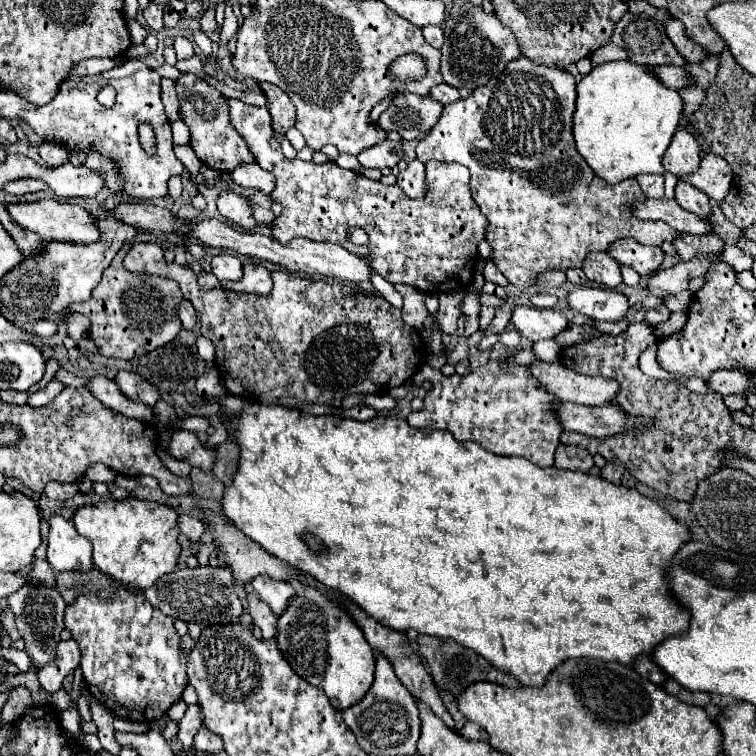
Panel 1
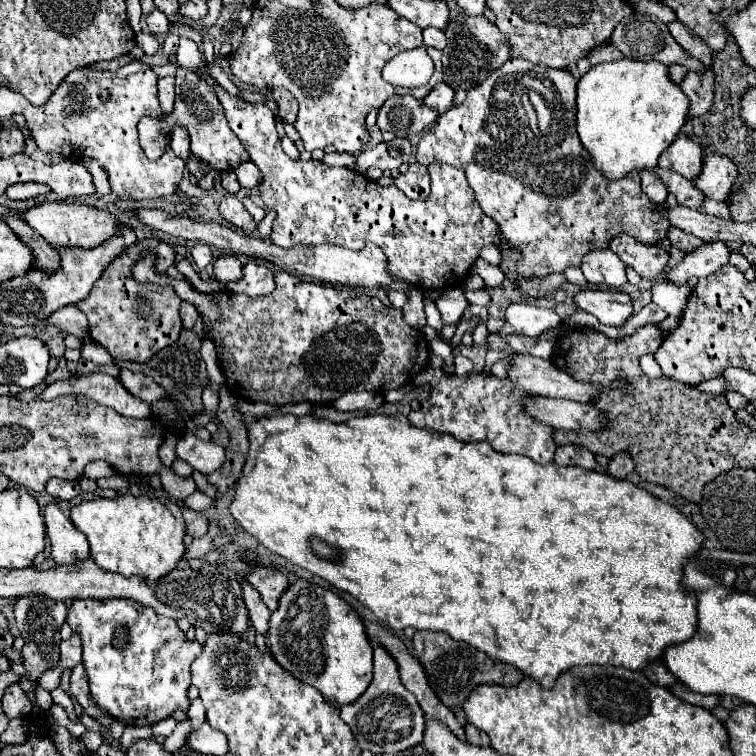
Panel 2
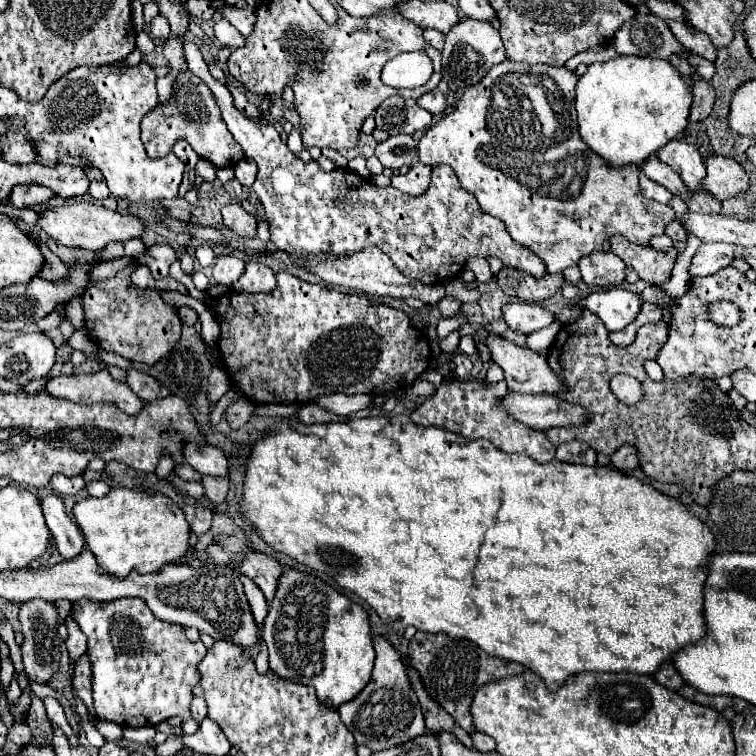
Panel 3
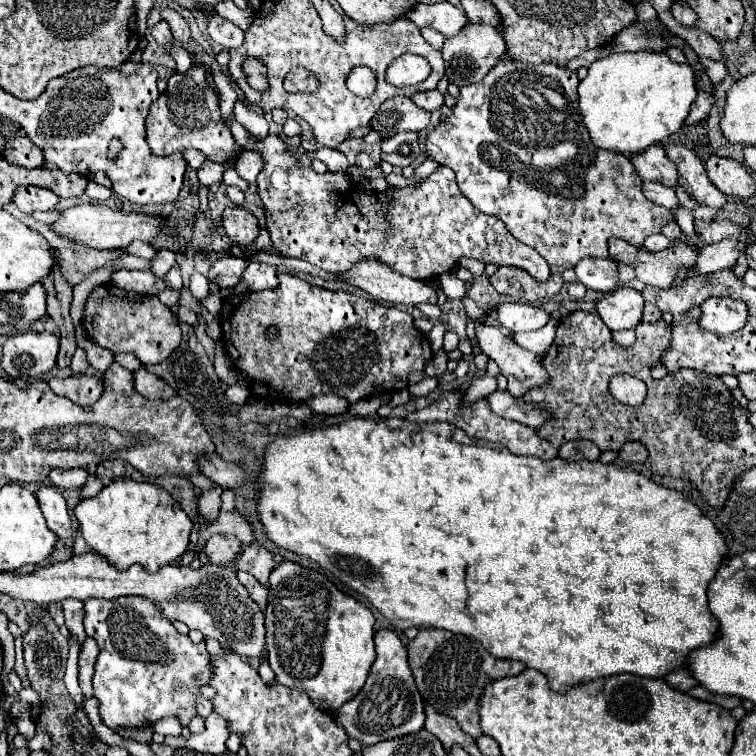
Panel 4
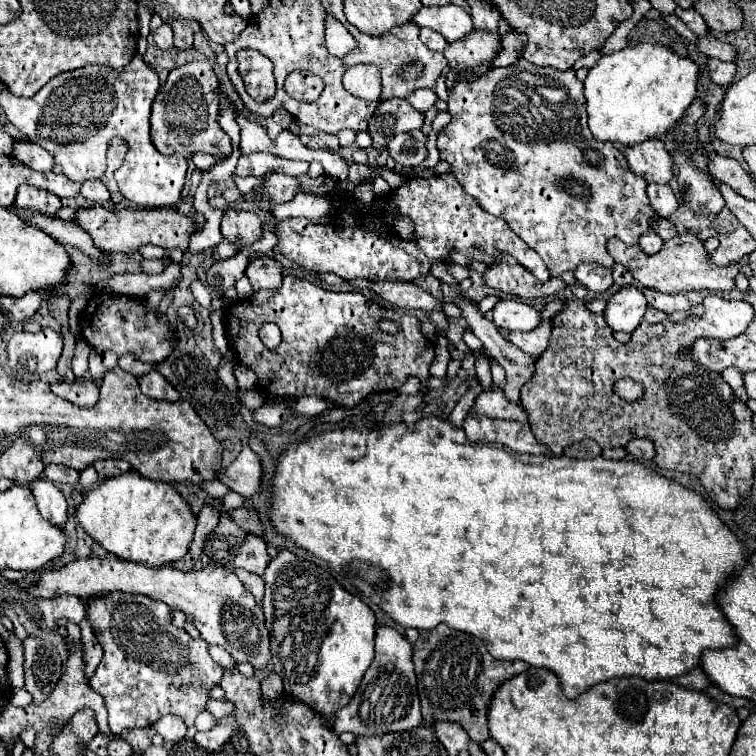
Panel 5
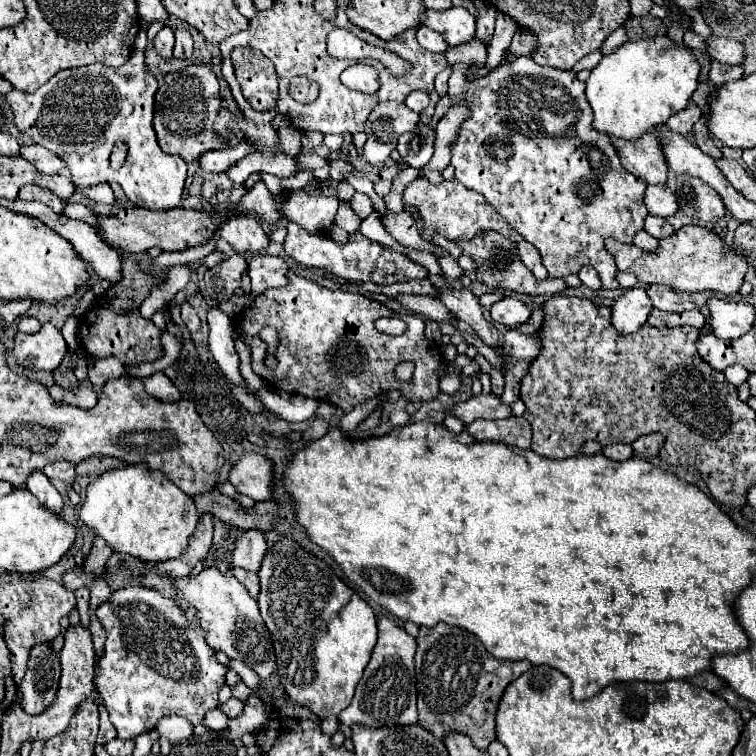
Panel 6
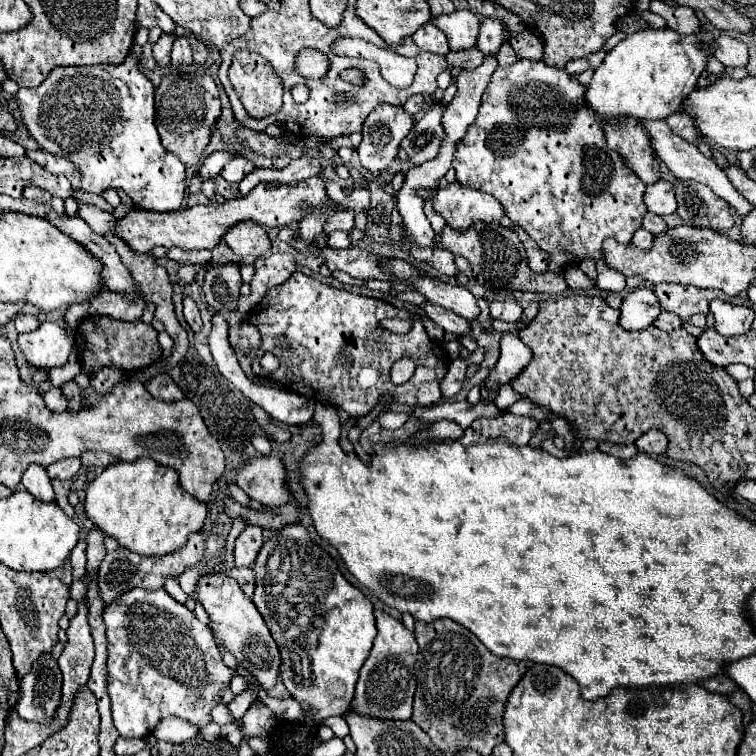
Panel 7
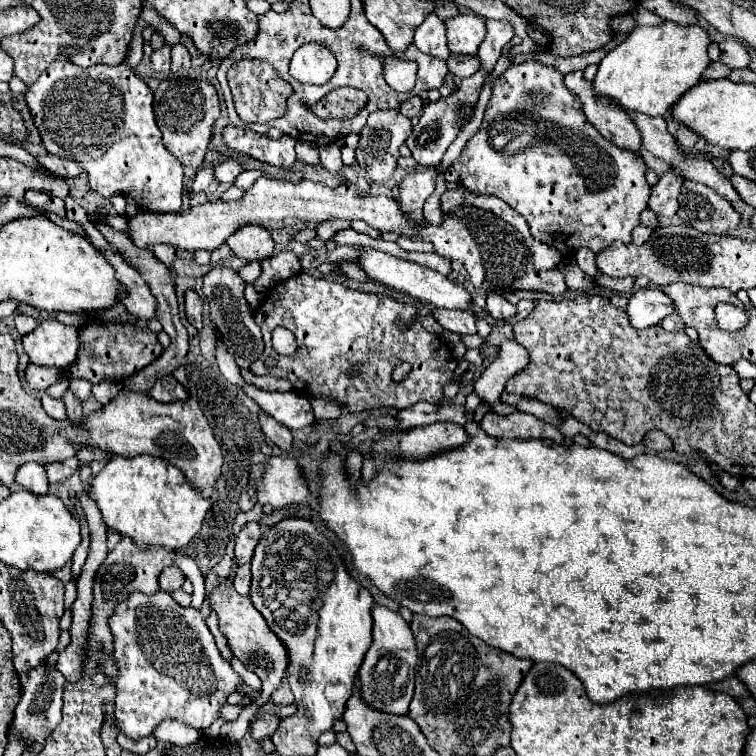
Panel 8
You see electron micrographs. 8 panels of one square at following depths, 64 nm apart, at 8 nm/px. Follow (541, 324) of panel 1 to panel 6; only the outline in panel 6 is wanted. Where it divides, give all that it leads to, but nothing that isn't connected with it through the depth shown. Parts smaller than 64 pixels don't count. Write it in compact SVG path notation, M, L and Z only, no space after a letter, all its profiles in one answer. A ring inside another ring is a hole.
M504 298L490 308L490 318L504 326L516 326L530 318L530 310L524 302L516 298Z

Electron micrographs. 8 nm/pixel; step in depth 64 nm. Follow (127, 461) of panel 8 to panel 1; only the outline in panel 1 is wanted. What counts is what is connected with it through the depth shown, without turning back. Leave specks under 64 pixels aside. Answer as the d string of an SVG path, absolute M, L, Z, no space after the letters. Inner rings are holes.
M126 498L120 502L100 500L96 504L80 506L72 516L72 524L78 534L92 542L92 560L98 570L140 590L150 588L160 576L174 572L182 550L178 544L178 512L176 508L160 502L138 498Z

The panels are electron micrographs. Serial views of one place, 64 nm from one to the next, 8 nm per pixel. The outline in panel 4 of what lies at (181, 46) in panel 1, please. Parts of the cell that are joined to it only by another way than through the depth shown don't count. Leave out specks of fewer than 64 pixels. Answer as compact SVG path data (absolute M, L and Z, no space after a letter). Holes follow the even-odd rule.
M234 118L230 120L230 130L232 130L234 140L236 140L240 146L244 146L246 150L258 152L258 154L262 154L262 158L264 158L264 170L258 174L256 184L258 184L260 198L262 198L262 202L264 202L264 206L266 206L266 220L268 220L268 232L270 232L272 244L274 244L274 248L276 248L282 256L286 256L286 258L300 258L300 260L306 260L306 262L310 262L310 264L314 264L314 266L318 266L318 268L322 268L322 270L326 270L326 272L338 274L338 276L342 276L344 272L348 272L348 268L354 268L356 264L360 264L360 260L370 260L370 258L372 258L372 260L380 260L380 264L392 268L394 272L400 272L402 276L416 278L416 280L424 280L424 278L434 278L434 276L438 276L438 274L442 274L442 272L454 270L456 262L458 262L462 256L466 256L466 258L476 258L476 260L480 260L480 262L484 262L484 264L490 264L490 262L492 262L492 264L498 264L498 266L518 266L518 268L526 270L530 276L534 276L534 278L540 280L540 282L548 280L548 276L550 276L550 268L548 268L548 264L546 264L544 258L540 258L540 256L538 256L532 248L528 248L526 244L518 242L518 240L508 232L508 228L504 226L504 222L502 222L500 218L482 214L482 212L460 192L460 188L458 188L458 184L456 184L456 178L454 178L454 172L452 172L448 166L442 166L440 170L436 170L436 172L430 174L428 178L420 180L418 184L412 184L412 186L406 186L406 188L388 188L386 192L374 192L374 194L368 196L368 194L364 194L364 190L362 190L358 184L354 184L354 182L350 180L348 174L342 174L342 172L338 172L338 174L334 174L334 172L316 174L312 168L300 168L298 162L284 150L280 138L274 136L274 134L268 134L268 138L266 138L262 144L254 144L252 136L248 136L248 132L246 132Z

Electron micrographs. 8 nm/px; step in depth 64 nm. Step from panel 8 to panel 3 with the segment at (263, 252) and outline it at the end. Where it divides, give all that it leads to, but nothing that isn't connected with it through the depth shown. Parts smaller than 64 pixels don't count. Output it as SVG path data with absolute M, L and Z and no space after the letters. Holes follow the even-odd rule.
M238 202L226 204L222 208L222 218L224 218L224 226L240 236L240 238L254 238L256 236L256 218L252 214L248 214Z

